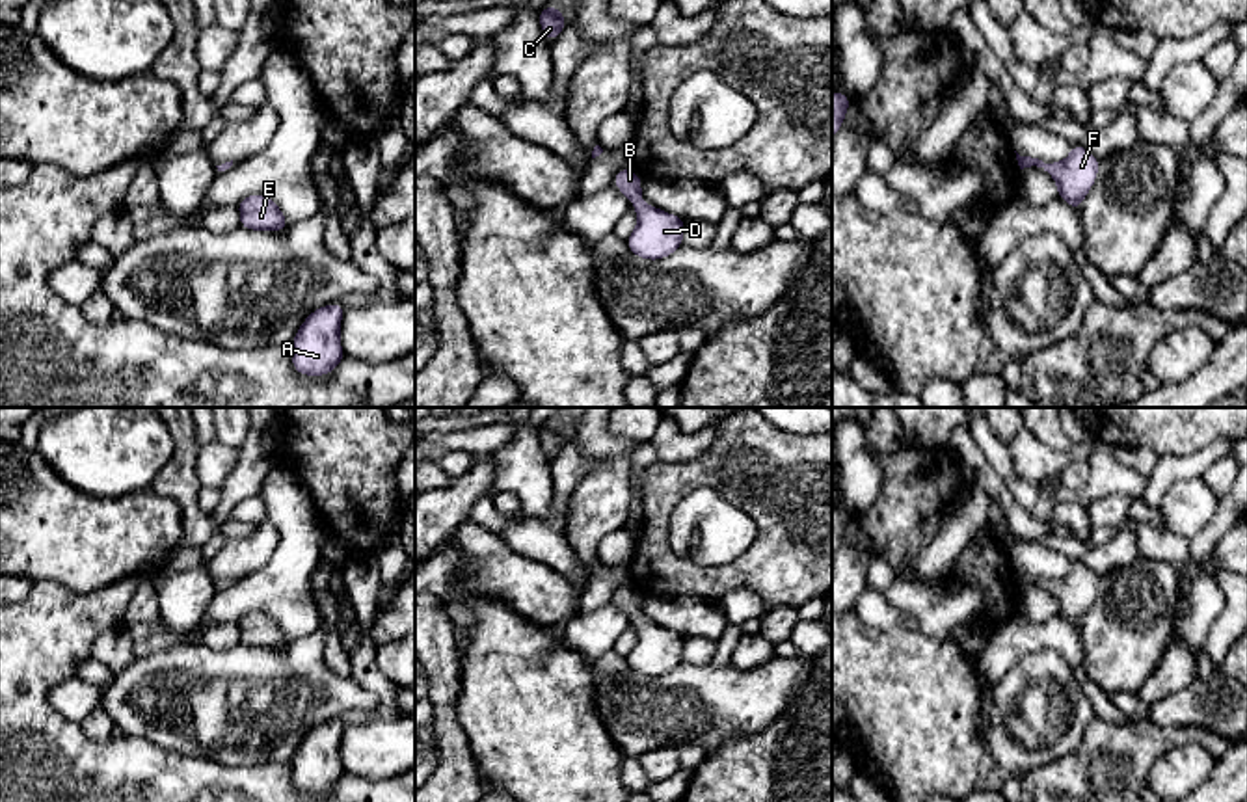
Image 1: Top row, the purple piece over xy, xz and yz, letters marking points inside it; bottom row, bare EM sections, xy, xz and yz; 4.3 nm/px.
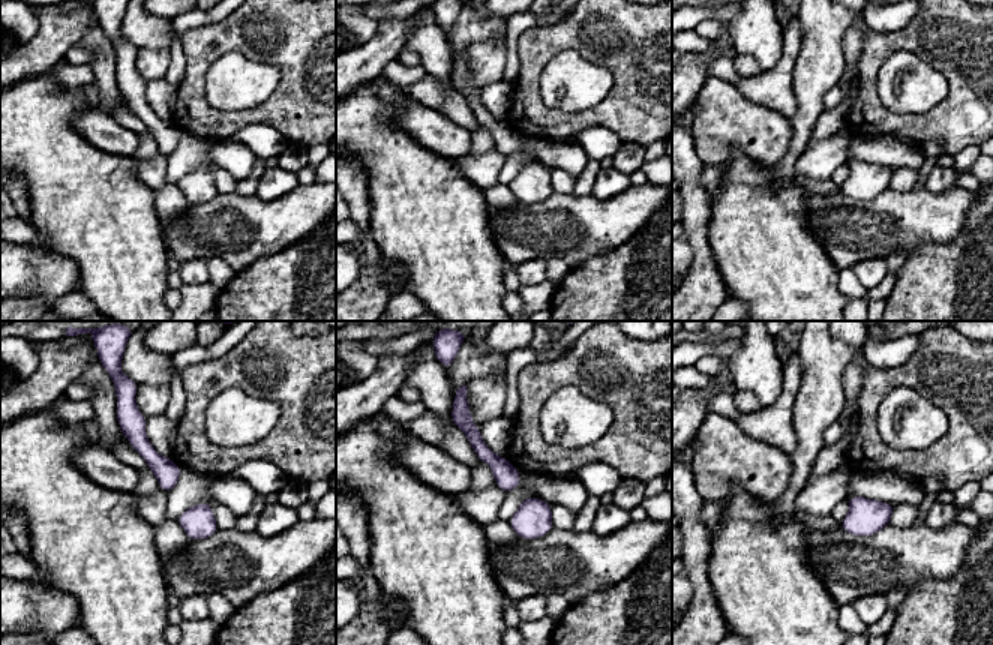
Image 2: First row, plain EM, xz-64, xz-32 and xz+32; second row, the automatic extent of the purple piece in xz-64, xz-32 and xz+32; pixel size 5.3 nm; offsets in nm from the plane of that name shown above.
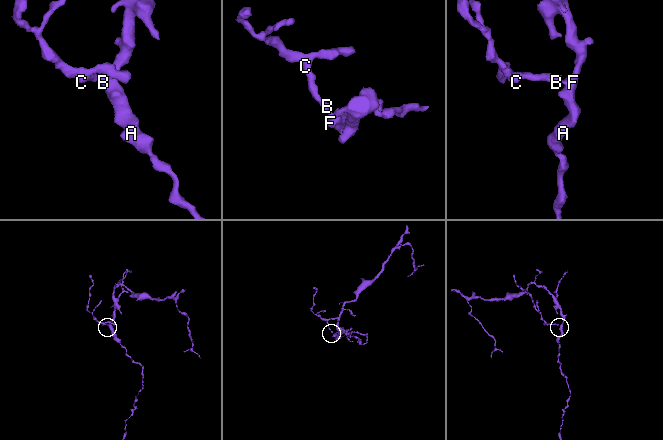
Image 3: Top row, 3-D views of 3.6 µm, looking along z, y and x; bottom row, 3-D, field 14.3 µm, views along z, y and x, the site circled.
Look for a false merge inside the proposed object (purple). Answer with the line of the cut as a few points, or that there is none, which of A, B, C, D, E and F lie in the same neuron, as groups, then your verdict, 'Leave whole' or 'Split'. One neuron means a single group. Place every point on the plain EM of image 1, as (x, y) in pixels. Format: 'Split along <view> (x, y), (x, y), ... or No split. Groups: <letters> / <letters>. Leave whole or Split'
No split. Groups: A B C D E F. Leave whole

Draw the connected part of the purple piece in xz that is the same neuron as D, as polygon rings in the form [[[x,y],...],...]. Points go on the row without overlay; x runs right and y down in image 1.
[[[631,584],[616,588],[612,599],[635,622],[638,635],[635,648],[625,655],[633,672],[661,677],[683,662],[685,636],[644,620],[642,595]]]

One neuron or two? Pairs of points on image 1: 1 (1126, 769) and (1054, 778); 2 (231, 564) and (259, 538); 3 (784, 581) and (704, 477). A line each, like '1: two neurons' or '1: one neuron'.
1: one neuron
2: one neuron
3: one neuron

